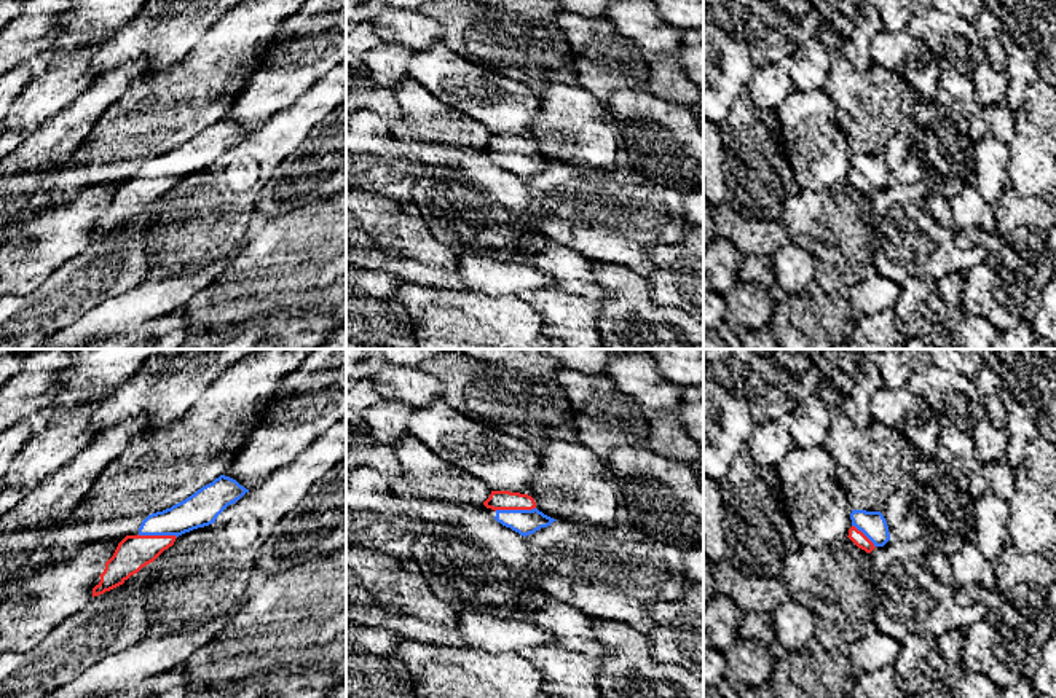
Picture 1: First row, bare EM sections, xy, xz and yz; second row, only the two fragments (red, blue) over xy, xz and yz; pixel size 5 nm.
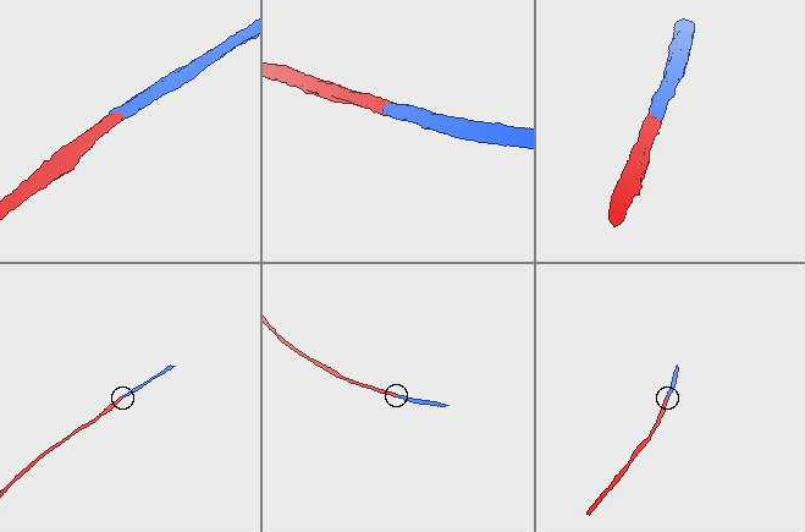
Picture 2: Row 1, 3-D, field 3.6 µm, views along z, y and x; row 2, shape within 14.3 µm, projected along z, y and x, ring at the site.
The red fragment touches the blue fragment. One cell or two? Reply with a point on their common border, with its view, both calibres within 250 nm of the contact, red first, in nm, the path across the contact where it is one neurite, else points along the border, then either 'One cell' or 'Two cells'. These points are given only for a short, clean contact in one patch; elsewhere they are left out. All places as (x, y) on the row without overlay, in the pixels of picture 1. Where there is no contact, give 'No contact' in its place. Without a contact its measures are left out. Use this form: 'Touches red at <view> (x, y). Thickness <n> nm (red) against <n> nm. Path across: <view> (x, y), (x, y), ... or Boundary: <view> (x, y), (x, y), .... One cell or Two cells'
Touches red at xz (514, 152). Thickness 100 nm (red) against 130 nm. Path across: xz (498, 142), (514, 152), (524, 164). One cell

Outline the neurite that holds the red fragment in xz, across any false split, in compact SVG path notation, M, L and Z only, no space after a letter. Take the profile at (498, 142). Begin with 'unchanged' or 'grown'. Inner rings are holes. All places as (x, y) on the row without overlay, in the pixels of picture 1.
grown; M491 134L483 148L496 155L495 163L498 166L510 171L523 180L534 177L541 171L547 171L557 164L539 155L534 142L528 137Z

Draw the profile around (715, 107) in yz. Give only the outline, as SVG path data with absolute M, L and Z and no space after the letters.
M703 5L703 120L721 124L734 102L747 91L755 69L747 43L734 35L727 6Z

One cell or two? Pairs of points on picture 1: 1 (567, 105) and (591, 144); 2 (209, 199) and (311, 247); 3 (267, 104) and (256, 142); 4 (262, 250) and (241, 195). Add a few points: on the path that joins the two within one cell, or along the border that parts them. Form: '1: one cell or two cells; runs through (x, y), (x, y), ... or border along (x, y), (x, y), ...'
1: one cell; runs through (570, 115), (573, 125), (583, 134)
2: two cells; border along (257, 222), (248, 238), (233, 250)
3: two cells; border along (259, 126), (249, 134)
4: two cells; border along (257, 222), (251, 231)

